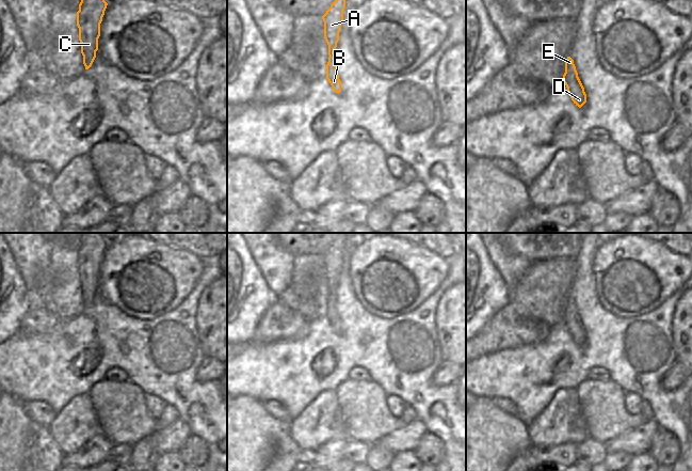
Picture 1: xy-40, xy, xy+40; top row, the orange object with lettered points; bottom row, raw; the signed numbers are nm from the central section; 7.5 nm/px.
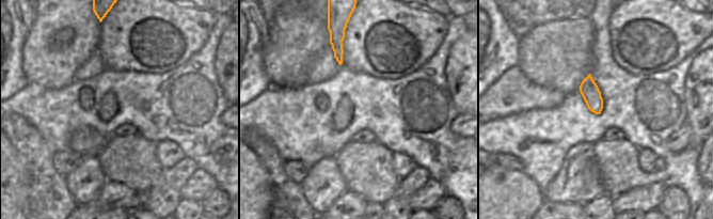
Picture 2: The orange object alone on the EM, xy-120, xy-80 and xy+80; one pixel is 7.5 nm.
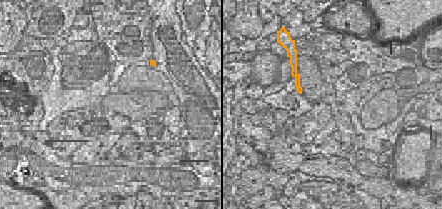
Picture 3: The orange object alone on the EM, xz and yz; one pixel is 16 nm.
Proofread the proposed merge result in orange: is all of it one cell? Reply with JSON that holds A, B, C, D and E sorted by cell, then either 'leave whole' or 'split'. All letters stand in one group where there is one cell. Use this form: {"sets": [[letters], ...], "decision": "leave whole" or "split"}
{"sets": [["A", "B", "C", "D", "E"]], "decision": "leave whole"}

